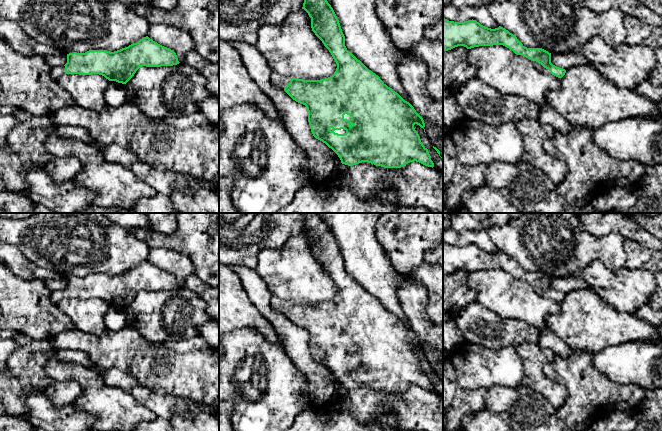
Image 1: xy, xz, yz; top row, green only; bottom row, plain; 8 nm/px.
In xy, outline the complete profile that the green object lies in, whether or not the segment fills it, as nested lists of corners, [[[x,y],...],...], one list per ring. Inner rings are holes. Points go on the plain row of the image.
[[[148,260],[120,274],[89,274],[85,277],[67,278],[67,287],[51,291],[50,299],[58,304],[65,298],[99,298],[109,305],[126,308],[142,291],[177,289],[176,277],[150,263]]]

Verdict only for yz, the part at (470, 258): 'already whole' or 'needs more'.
needs more

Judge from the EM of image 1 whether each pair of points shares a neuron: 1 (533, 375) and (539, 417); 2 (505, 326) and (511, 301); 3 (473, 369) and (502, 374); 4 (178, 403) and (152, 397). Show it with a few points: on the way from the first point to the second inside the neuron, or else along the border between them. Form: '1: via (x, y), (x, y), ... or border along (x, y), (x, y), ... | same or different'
1: border along (520, 384), (527, 385), (539, 392), (552, 406) | different
2: border along (486, 308), (503, 318), (517, 318), (530, 325) | different
3: via (480, 369), (495, 372) | same
4: via (172, 403), (158, 403) | same

